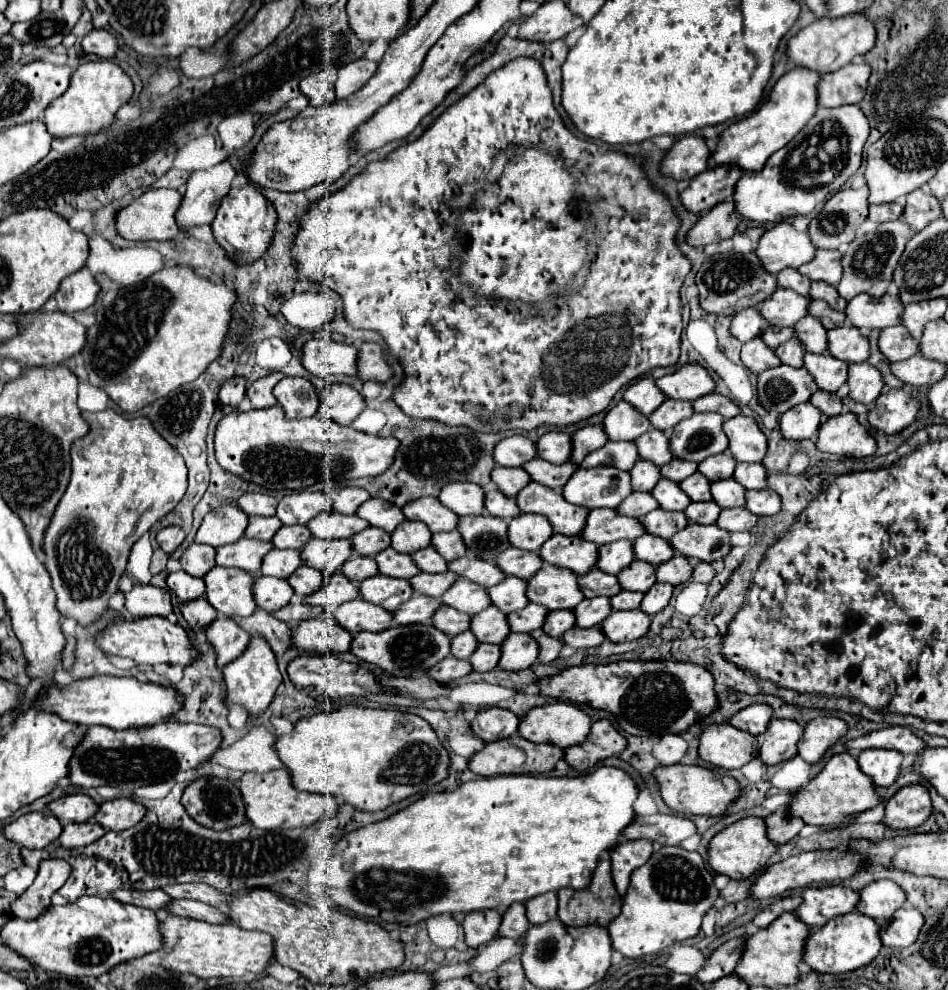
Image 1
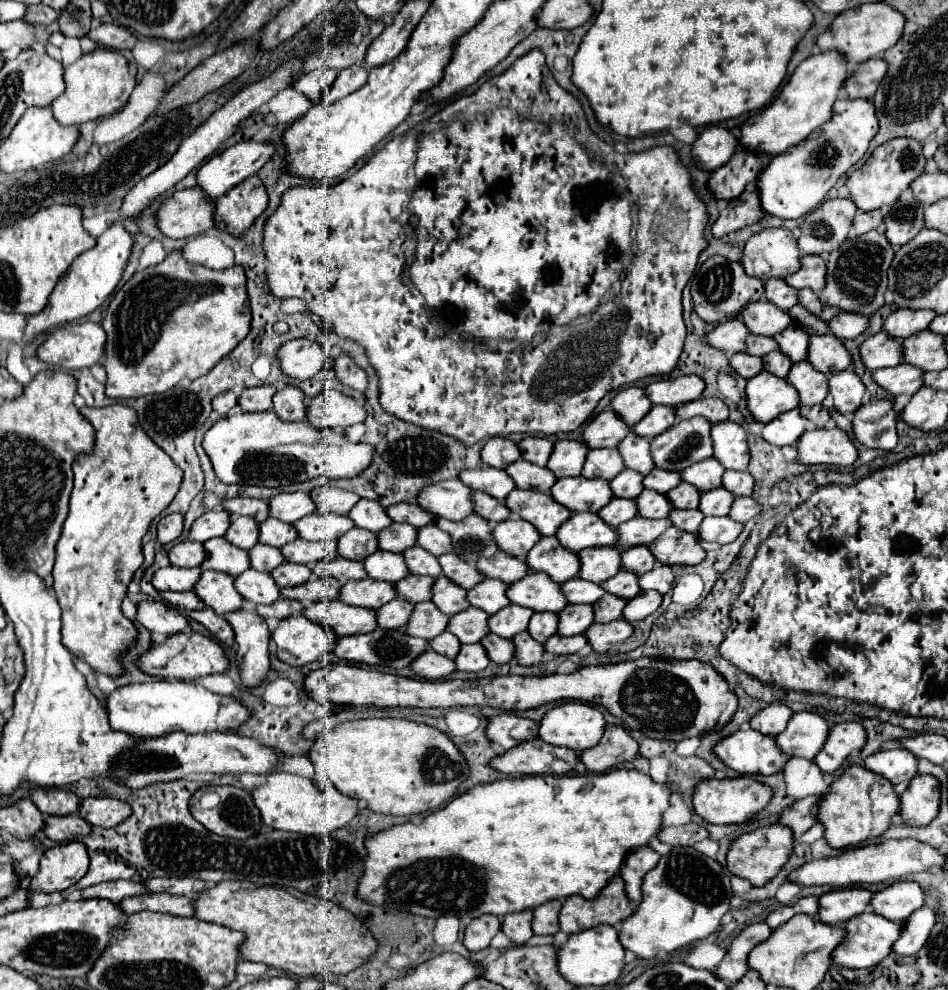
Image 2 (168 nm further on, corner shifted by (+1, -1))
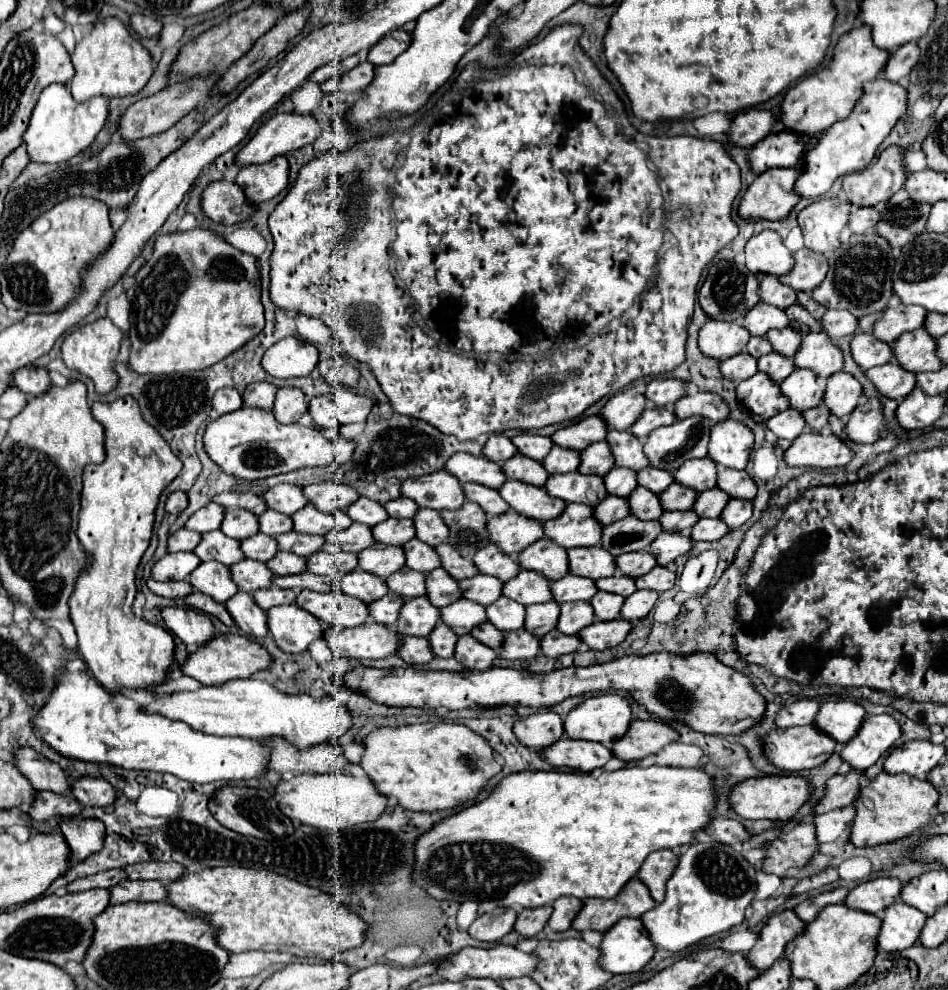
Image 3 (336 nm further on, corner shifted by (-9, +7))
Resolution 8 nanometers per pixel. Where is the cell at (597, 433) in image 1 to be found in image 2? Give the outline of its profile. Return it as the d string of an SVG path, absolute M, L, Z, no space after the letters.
M559 440L559 442L555 442L547 468L557 478L577 476L577 474L581 474L587 452L589 452L589 448L585 448L585 444L581 444L581 440Z

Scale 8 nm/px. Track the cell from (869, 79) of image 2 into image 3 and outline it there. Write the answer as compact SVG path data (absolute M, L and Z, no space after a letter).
M915 42L903 44L895 52L889 54L889 60L887 60L881 76L887 78L887 80L893 80L893 82L901 80L901 78L905 78L911 72L911 68L913 68L913 64L917 60L919 60L919 48L917 48L917 44Z

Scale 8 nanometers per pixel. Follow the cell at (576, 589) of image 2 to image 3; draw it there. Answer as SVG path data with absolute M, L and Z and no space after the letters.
M567 574L561 580L551 582L551 590L555 596L555 602L575 602L575 600L591 600L591 598L573 598L573 596L595 596L599 590L595 588L593 580L587 580L583 576Z

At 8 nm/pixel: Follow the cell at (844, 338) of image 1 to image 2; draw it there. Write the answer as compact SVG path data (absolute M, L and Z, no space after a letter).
M823 334L809 336L807 362L823 374L835 374L851 366L851 356L845 350L843 342L839 342L833 334Z

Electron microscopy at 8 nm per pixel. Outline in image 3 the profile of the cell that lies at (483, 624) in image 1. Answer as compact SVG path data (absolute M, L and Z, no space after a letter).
M467 598L441 608L441 616L443 616L443 622L449 624L453 628L453 632L459 636L469 634L471 628L487 622L485 606L479 606Z

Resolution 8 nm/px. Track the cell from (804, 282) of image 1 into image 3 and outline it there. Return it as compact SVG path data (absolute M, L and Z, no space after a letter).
M761 276L759 286L761 286L761 290L759 290L761 302L773 304L783 310L797 302L797 292L793 288L787 288L785 284L781 284L777 276Z

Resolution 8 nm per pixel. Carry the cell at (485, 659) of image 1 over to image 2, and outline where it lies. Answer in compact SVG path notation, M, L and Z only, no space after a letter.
M463 644L457 658L455 666L457 670L463 672L481 672L489 664L489 658L485 656L485 650L479 648L479 644Z

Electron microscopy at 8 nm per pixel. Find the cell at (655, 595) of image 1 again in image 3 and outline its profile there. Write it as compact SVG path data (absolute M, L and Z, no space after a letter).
M637 590L635 594L631 594L631 596L625 600L625 604L623 604L623 608L621 608L621 618L627 618L627 620L631 620L631 622L635 622L635 620L639 620L639 618L645 618L645 616L651 612L651 608L655 606L657 598L659 598L657 592Z

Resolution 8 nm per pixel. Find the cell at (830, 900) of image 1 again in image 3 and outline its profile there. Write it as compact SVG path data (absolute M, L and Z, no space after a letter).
M875 878L849 890L847 900L843 904L869 914L881 914L883 908L897 900L899 892L901 882L897 878Z

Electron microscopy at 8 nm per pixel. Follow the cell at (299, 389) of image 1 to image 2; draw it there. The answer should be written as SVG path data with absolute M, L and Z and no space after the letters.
M285 386L273 396L273 412L283 420L283 422L301 422L305 420L305 400L303 392L295 386Z

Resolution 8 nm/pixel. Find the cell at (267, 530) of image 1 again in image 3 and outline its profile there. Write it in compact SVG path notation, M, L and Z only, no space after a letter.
M227 510L223 524L221 524L221 532L225 532L227 536L235 538L235 540L245 540L247 536L255 536L259 532L259 522L257 516L253 512L247 510Z

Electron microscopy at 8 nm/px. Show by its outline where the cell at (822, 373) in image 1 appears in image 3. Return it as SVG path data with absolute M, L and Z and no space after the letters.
M795 368L795 372L781 382L781 392L789 398L791 406L801 412L815 408L823 400L823 388L815 372L805 368Z

